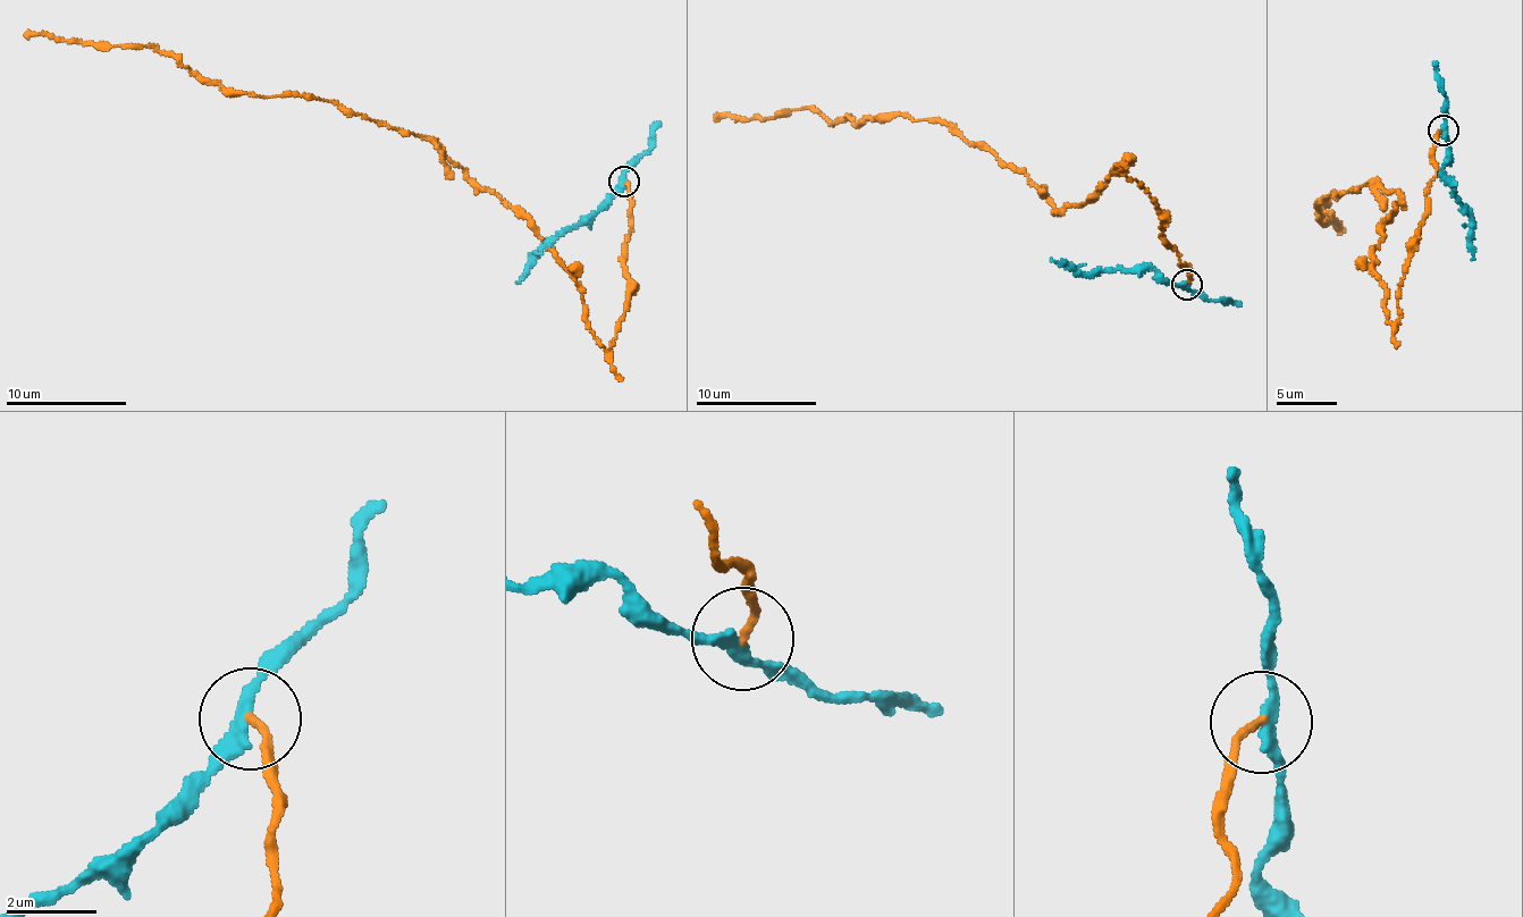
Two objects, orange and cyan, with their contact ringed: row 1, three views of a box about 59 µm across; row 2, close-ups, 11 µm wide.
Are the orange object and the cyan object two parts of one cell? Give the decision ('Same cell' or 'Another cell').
Another cell

